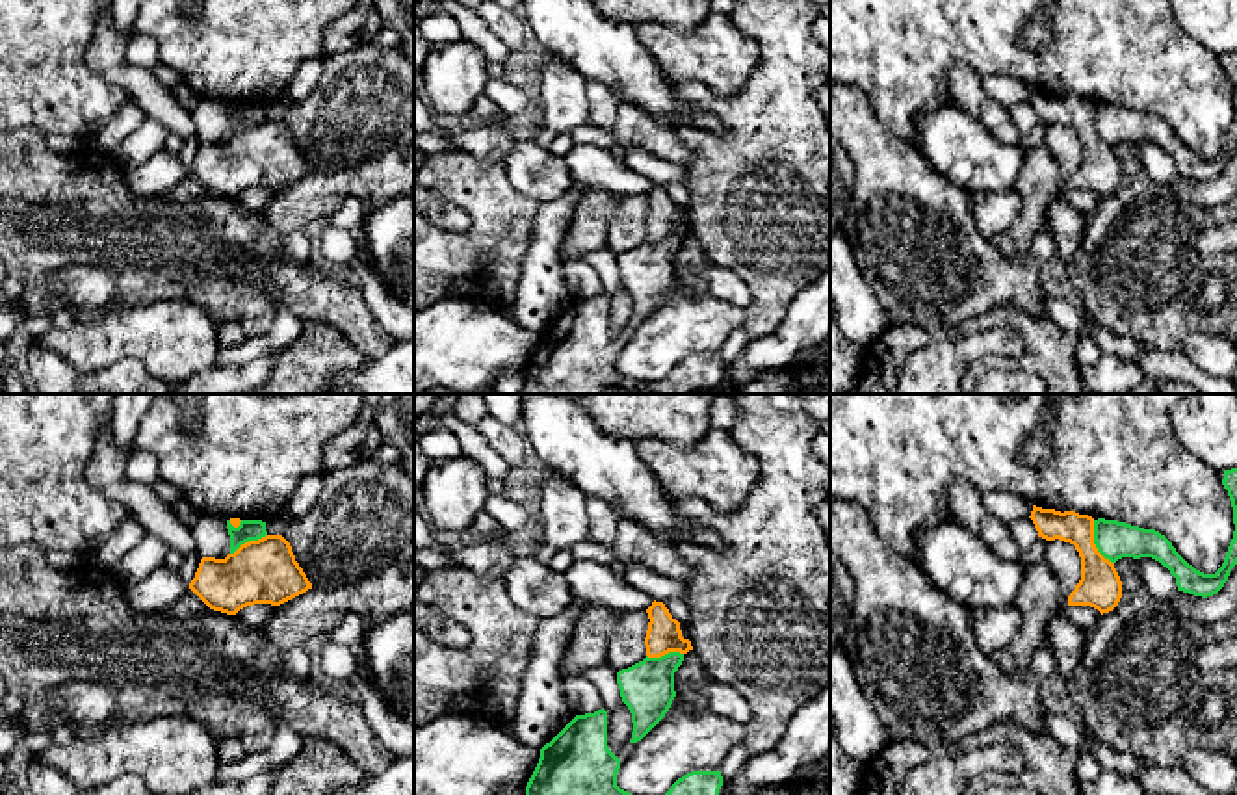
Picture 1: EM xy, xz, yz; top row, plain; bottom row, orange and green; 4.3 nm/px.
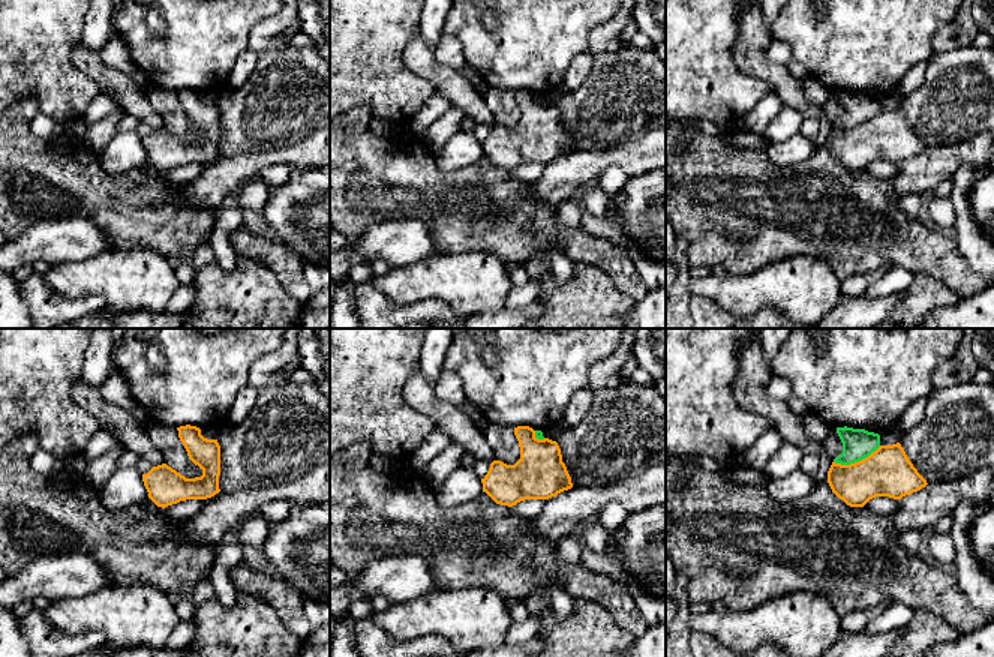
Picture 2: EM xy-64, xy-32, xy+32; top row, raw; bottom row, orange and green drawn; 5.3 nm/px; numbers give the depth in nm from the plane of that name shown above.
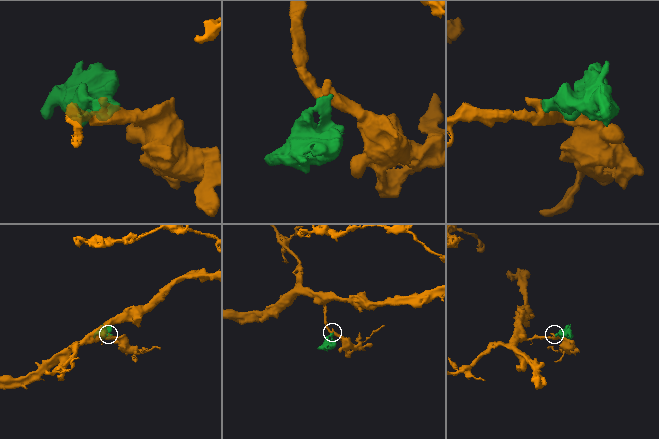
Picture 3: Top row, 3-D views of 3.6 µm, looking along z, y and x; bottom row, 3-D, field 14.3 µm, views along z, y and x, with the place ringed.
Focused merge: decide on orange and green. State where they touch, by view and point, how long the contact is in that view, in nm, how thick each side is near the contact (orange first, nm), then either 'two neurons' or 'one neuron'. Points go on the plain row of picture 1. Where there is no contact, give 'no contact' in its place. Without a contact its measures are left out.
yz (1093, 127) | 220 nm | 190/160 nm | two neurons

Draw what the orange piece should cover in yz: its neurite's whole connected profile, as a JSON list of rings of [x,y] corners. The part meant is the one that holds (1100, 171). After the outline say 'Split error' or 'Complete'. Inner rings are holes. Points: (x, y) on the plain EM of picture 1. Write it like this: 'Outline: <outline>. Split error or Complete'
Outline: [[[1033,89],[1029,100],[1046,124],[1064,124],[1081,141],[1081,163],[1068,180],[1068,189],[1090,189],[1101,199],[1113,195],[1122,182],[1122,165],[1114,147],[1105,143],[1094,128],[1094,102],[1075,95],[1055,95]]]. Complete

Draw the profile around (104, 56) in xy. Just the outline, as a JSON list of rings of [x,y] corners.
[[[110,11],[100,13],[97,32],[84,56],[85,67],[98,78],[121,87],[147,115],[182,139],[197,136],[191,111],[184,110],[154,71],[130,65],[124,58],[128,39],[115,30]]]

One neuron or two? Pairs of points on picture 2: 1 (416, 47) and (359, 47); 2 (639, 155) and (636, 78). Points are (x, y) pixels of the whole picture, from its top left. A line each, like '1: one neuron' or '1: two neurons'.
1: two neurons
2: two neurons

